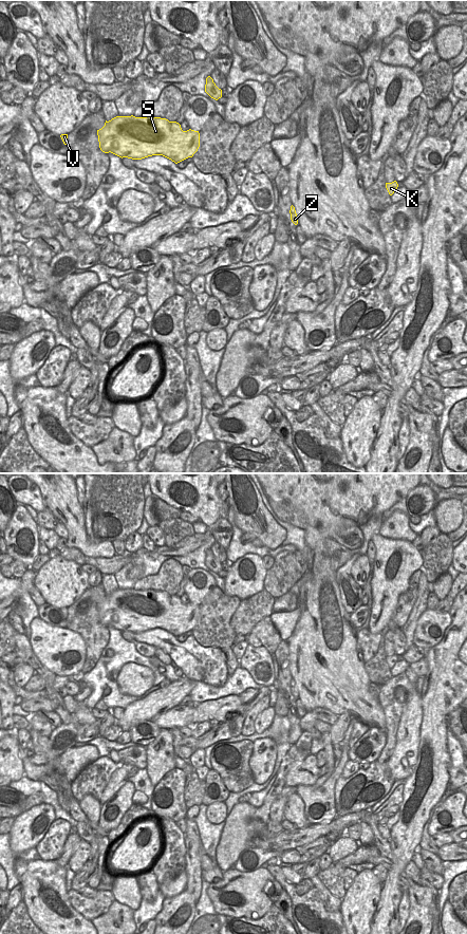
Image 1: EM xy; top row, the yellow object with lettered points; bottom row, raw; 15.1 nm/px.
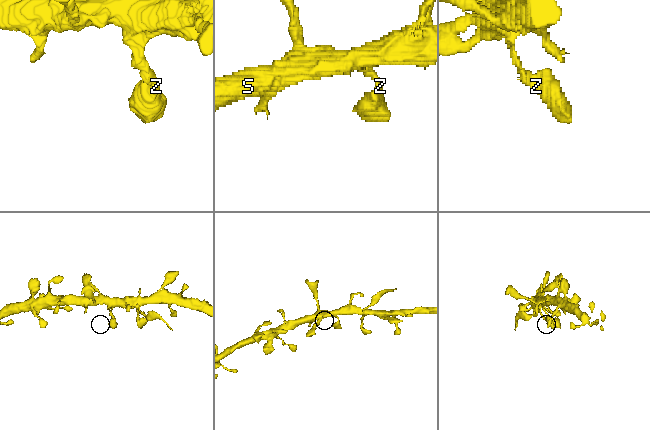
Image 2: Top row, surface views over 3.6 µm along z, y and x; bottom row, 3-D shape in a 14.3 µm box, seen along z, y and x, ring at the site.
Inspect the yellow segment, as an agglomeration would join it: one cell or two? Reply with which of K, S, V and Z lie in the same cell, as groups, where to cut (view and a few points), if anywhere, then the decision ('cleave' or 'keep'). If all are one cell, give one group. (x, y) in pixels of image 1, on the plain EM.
K S V Z; no cut; keep

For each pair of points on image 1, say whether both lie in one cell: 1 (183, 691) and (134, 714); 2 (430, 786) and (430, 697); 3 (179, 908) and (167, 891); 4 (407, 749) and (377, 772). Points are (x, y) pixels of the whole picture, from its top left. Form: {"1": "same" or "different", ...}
{"1": "same", "2": "same", "3": "different", "4": "different"}

